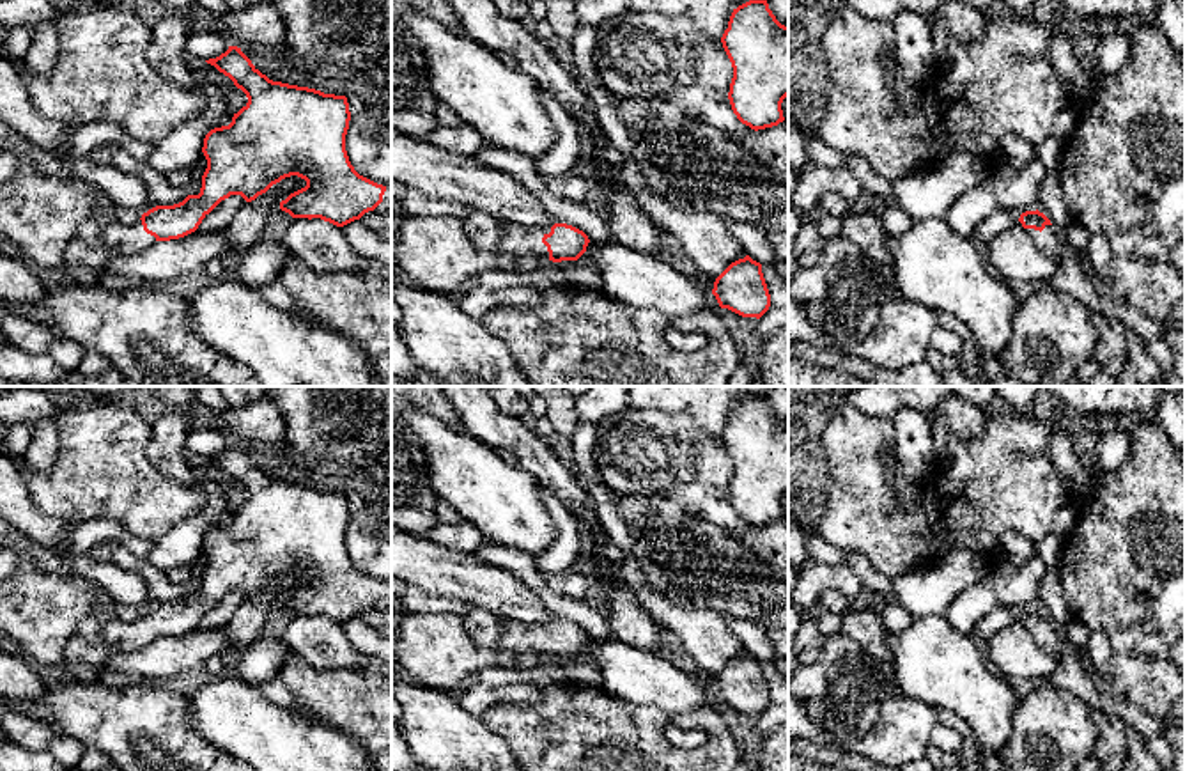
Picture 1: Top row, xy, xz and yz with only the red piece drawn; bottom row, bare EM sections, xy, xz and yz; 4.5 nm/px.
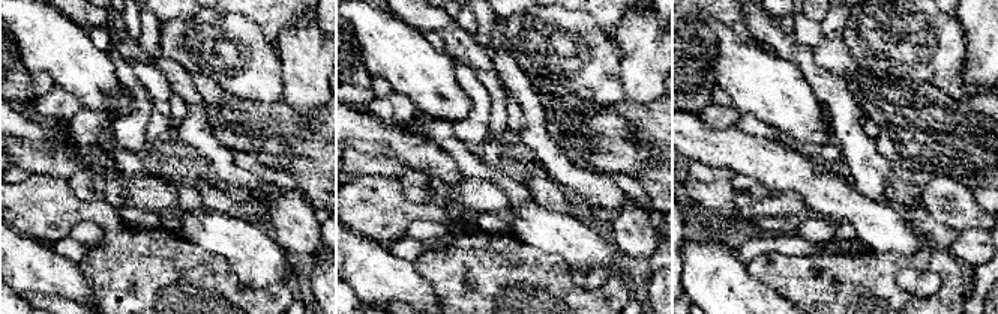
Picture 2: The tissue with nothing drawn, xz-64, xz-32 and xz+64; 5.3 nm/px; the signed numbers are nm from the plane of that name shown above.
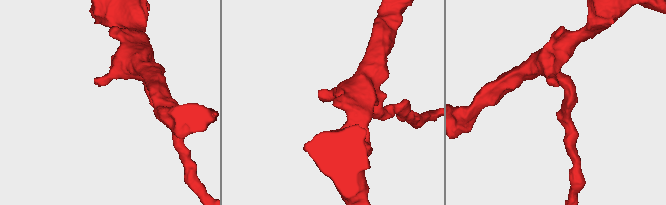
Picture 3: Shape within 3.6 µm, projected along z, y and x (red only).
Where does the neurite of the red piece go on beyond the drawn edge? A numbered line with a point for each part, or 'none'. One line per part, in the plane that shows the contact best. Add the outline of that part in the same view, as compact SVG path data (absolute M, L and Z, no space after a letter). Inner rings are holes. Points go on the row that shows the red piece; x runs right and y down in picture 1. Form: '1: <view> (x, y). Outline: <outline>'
1: xz (487, 233). Outline: M471 211L462 223L473 245L484 252L508 253L519 259L538 255L549 261L542 238L551 229L524 229L480 211Z

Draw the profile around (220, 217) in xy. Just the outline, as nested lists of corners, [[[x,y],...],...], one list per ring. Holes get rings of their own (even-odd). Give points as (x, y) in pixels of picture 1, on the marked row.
[[[230,195],[221,200],[198,225],[198,232],[218,232],[228,227],[232,218],[241,211],[246,200],[241,195]]]

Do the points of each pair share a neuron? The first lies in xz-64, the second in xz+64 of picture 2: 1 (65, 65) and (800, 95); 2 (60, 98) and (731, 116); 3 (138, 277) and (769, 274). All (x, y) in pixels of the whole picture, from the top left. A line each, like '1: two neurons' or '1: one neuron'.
1: one neuron
2: one neuron
3: one neuron

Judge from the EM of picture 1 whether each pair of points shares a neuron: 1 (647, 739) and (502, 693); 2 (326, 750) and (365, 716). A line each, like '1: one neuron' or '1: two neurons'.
1: two neurons
2: two neurons

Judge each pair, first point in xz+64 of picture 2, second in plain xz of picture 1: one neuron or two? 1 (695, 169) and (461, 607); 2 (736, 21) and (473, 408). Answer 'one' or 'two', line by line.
1: one
2: two

